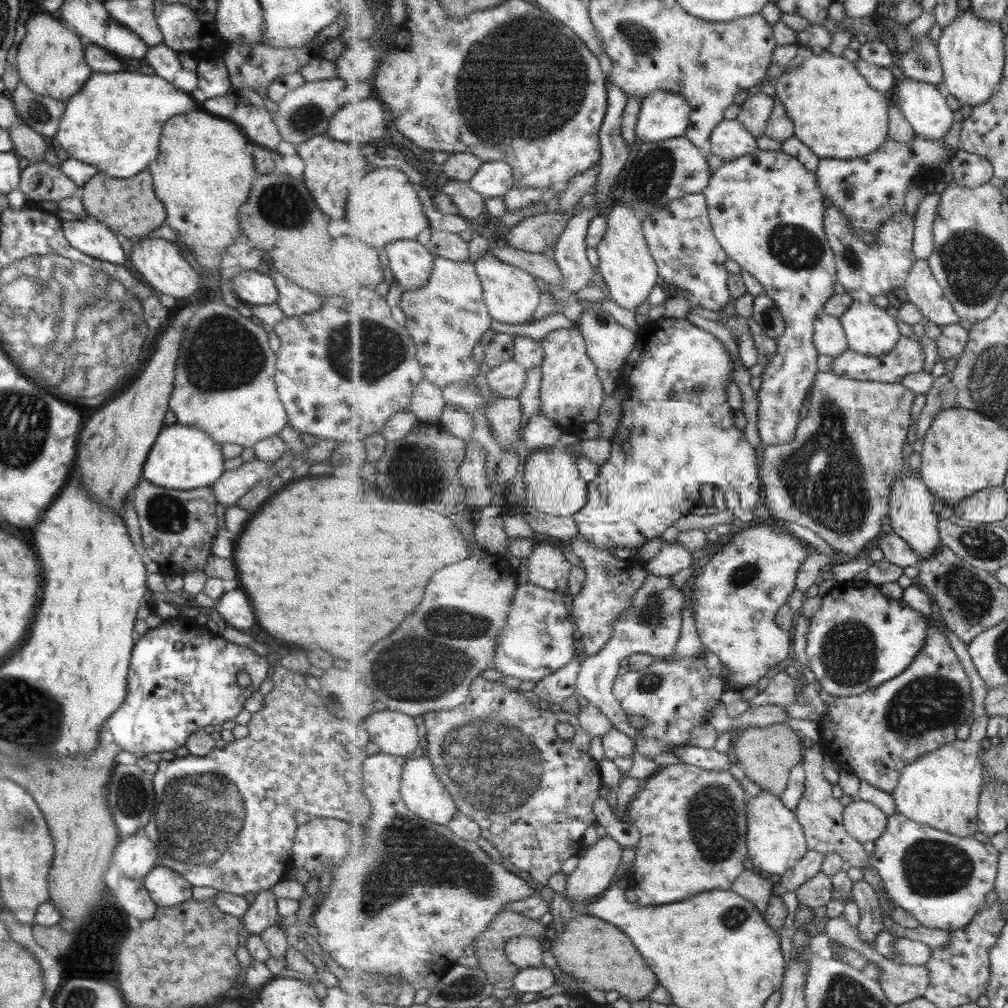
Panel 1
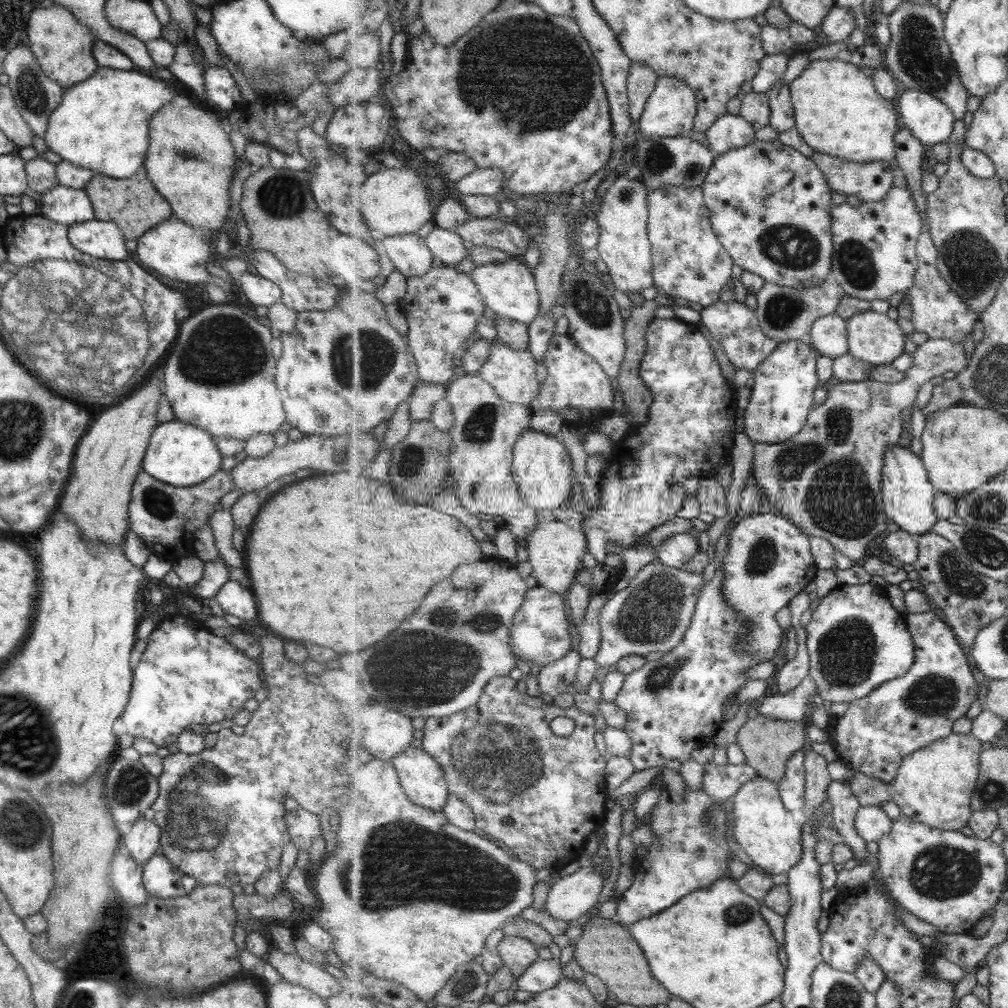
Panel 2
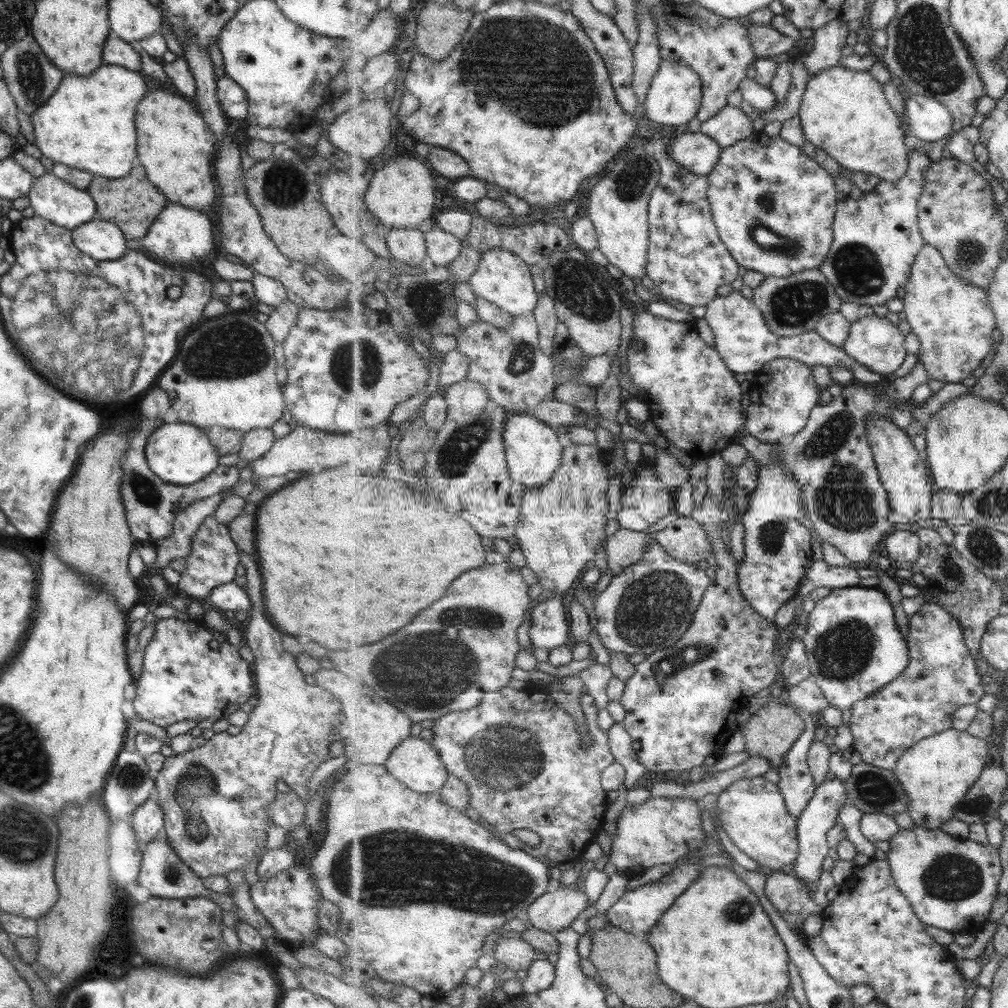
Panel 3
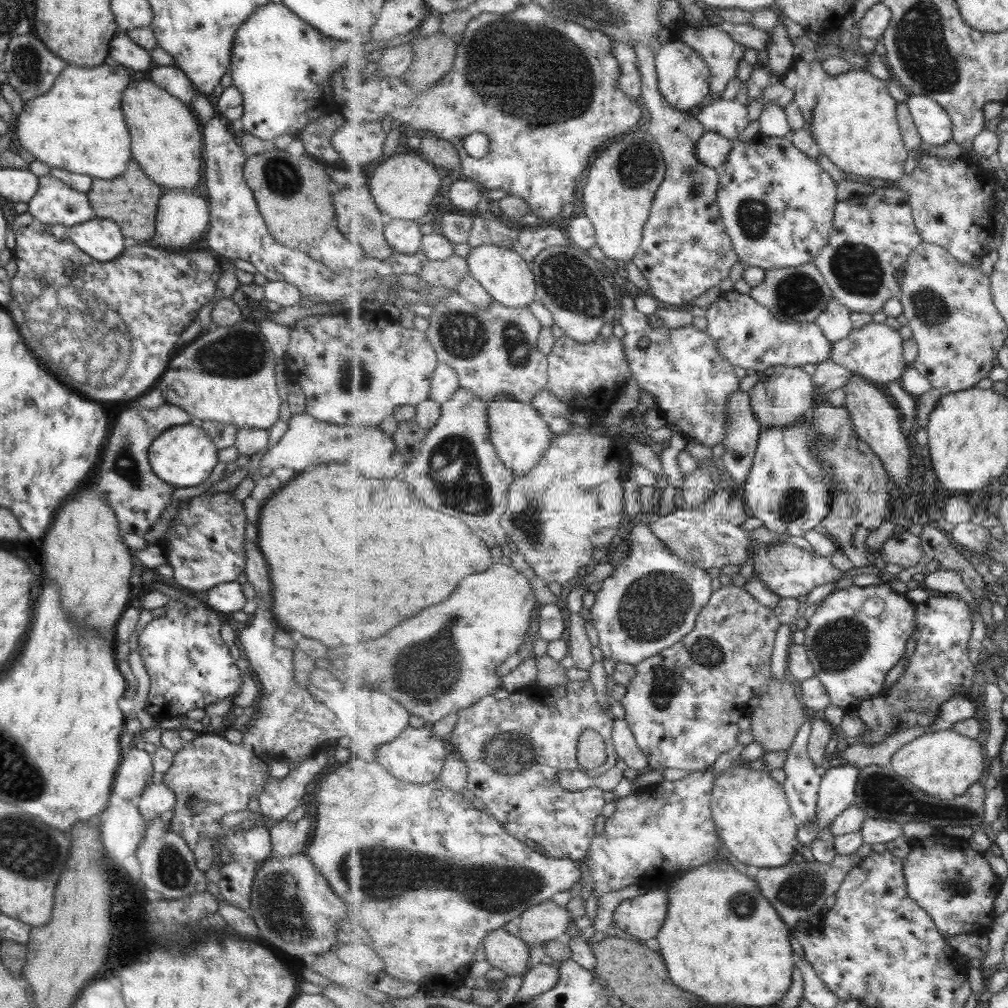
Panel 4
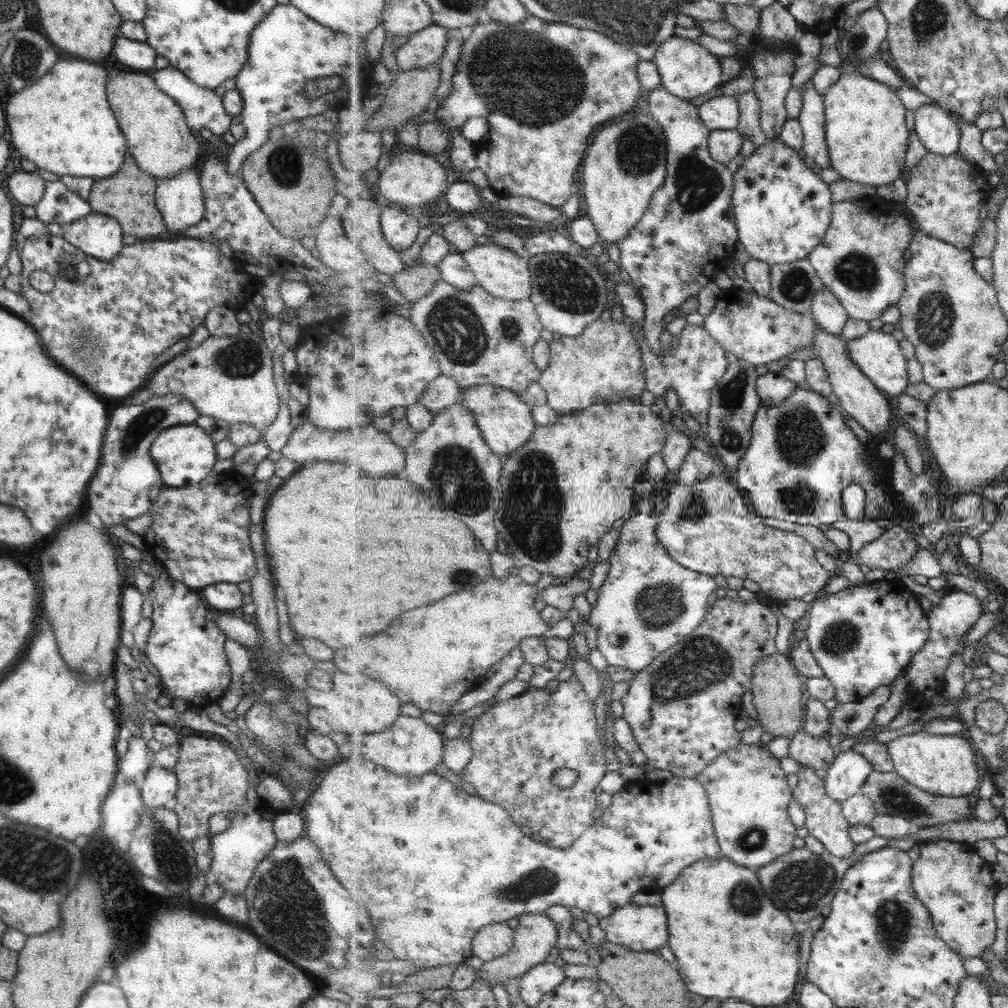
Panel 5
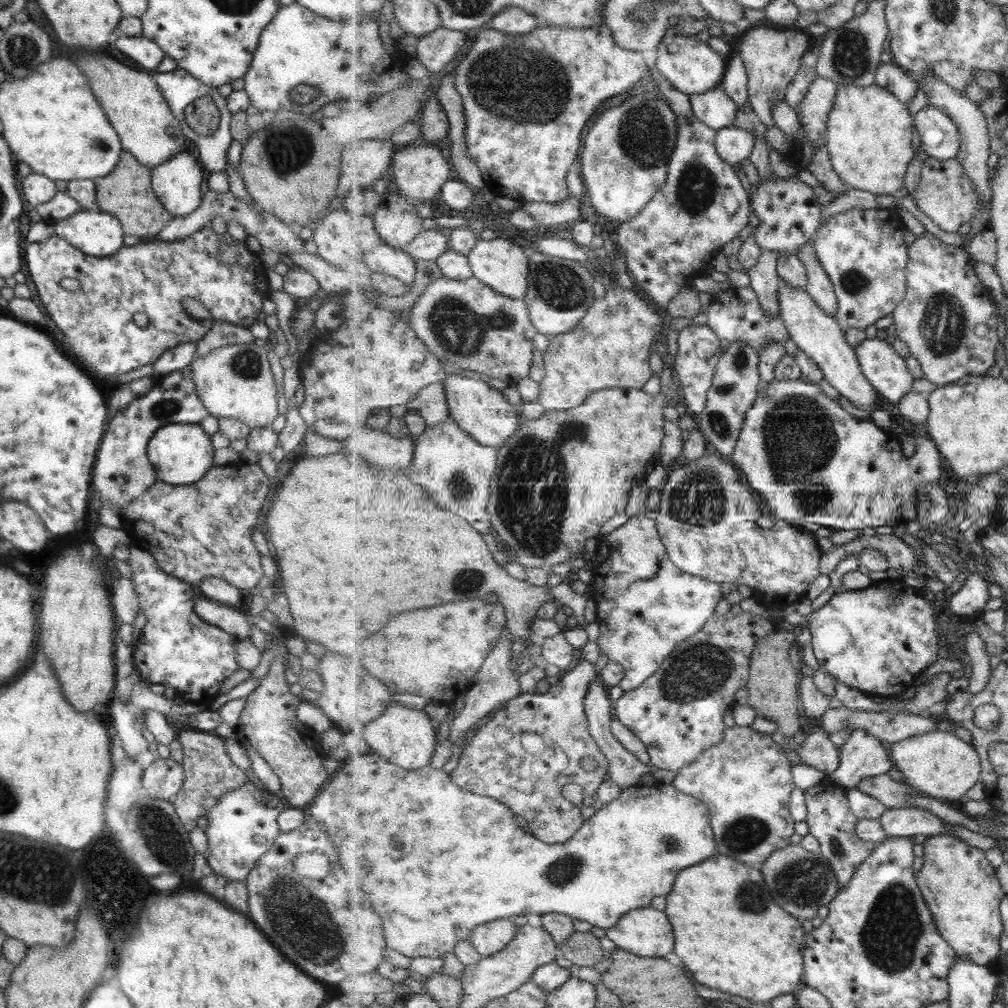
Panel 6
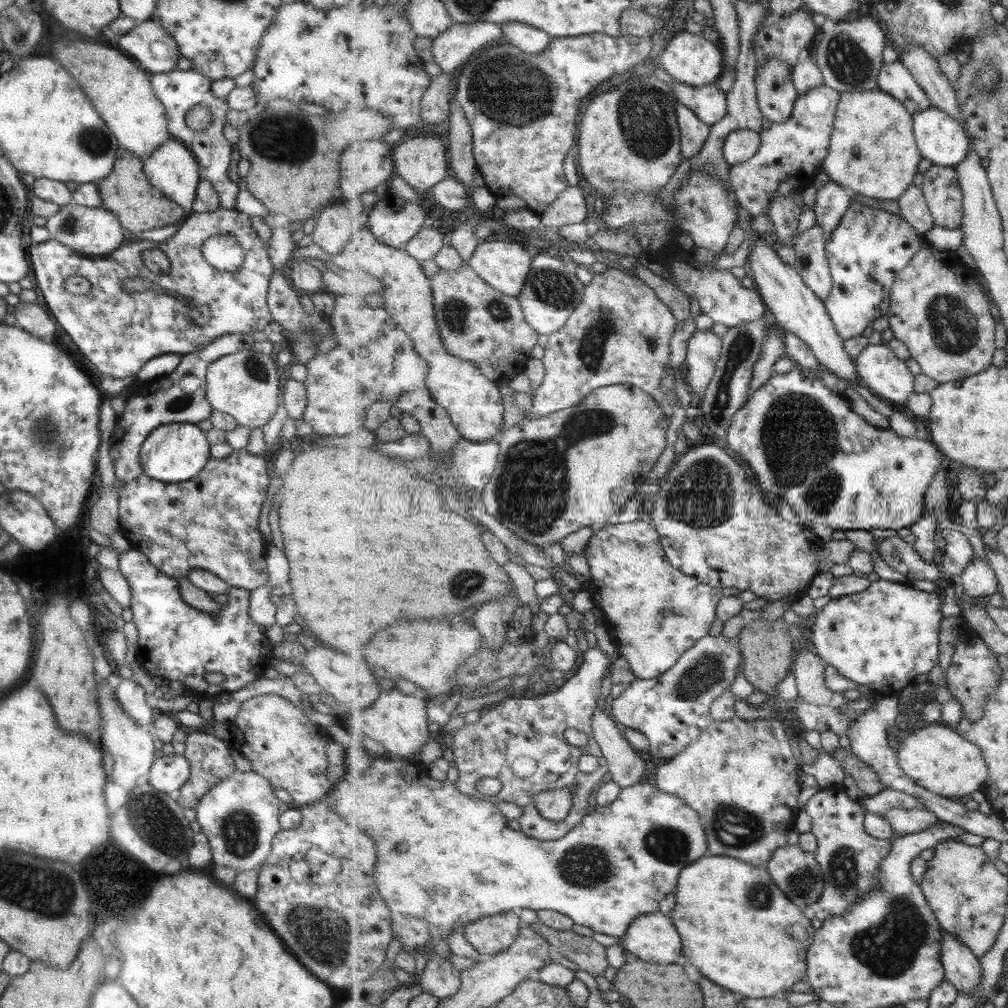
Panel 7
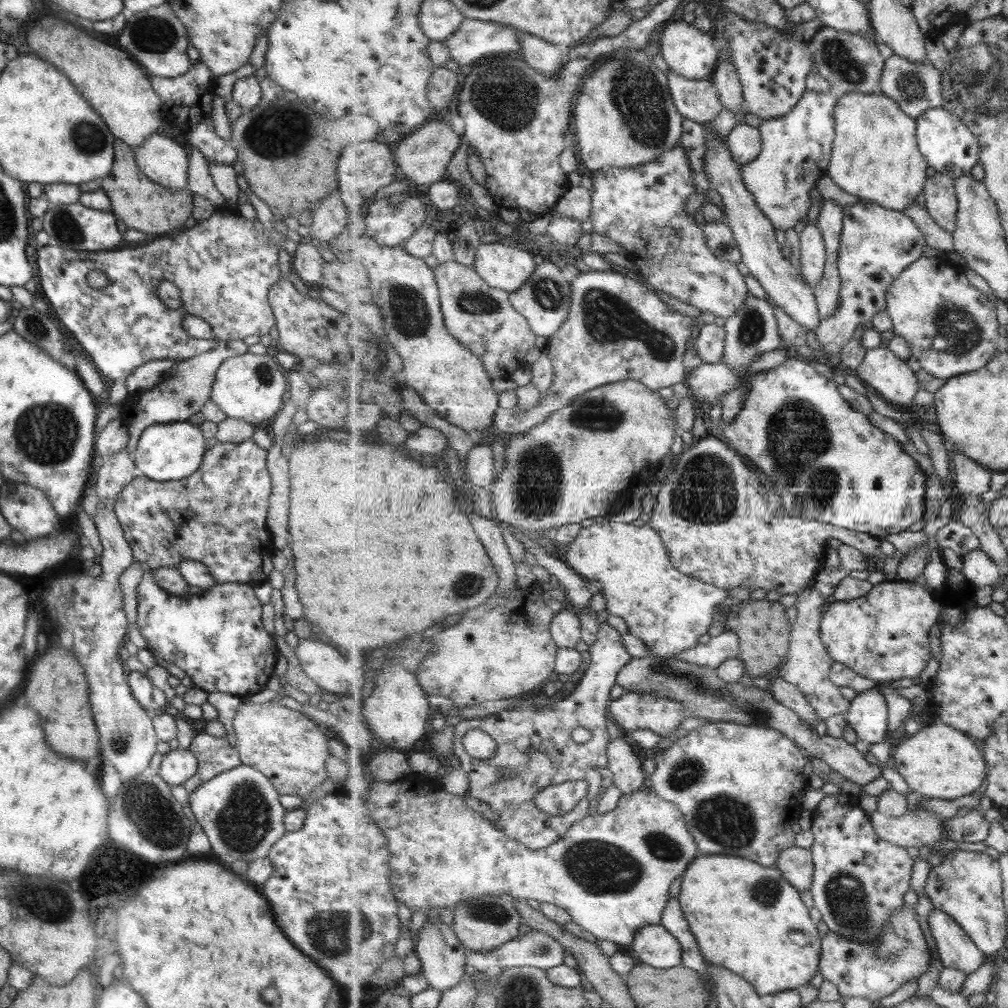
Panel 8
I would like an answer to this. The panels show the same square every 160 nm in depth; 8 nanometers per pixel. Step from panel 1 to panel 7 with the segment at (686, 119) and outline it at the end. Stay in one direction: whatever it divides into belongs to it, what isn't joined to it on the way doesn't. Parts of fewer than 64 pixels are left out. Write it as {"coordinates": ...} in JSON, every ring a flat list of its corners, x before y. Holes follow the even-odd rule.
{"coordinates":[[681,30,668,42,658,62,674,80,689,86,715,85,725,71,725,59,722,50,703,34,692,34]]}

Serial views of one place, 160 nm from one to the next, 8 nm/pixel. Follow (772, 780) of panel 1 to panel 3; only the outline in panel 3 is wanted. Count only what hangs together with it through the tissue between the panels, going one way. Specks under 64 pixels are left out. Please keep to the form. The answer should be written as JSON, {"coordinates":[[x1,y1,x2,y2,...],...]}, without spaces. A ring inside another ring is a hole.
{"coordinates":[[773,699,756,713,753,713,742,731,745,750,749,752,750,756,767,758,775,770,778,770,784,764,788,752,807,727,807,723,803,722,803,717,799,712,795,712,795,708,791,704,787,704,787,701,783,701,783,703,778,703,778,701,779,699]]}

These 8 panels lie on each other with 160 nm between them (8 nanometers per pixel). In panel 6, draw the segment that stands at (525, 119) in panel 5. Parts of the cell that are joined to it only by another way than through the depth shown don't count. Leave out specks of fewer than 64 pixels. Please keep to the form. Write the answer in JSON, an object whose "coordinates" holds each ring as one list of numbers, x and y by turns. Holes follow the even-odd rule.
{"coordinates":[[601,23,594,27,562,27,547,25,525,36,513,36,511,33,497,31,491,27,479,31,478,35,472,41,472,48,463,56,456,68,456,89,462,94,462,101,467,117,467,144,470,157,477,163,485,177,486,186,489,186,495,192,497,197,509,197,515,201,541,201,544,203,563,202,570,198,571,192,567,188,567,172,573,170,573,164,577,160,577,154,581,150,581,132,589,118,603,106,605,100,625,94,631,90,641,78,648,72,647,64,643,60,643,54,633,50,626,50,617,45,614,38,614,32,605,24]]}

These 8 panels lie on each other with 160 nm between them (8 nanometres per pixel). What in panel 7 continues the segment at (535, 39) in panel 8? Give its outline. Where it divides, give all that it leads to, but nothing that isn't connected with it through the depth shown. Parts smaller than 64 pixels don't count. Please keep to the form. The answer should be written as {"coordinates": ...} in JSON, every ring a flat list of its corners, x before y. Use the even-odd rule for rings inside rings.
{"coordinates":[[504,22,501,24,507,41,519,46,525,52,531,54,543,53,553,42,552,36,540,28,524,22]]}

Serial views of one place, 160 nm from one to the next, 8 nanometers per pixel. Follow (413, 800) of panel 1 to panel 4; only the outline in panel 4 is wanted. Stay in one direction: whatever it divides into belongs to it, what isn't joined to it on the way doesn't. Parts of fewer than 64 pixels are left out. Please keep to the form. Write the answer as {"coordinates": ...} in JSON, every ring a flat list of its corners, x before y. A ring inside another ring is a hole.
{"coordinates":[[430,725,422,728,408,726,396,740,382,744,376,753,378,761,395,778,413,784,429,784,440,778,447,758,451,753,451,748,448,739,433,733]]}

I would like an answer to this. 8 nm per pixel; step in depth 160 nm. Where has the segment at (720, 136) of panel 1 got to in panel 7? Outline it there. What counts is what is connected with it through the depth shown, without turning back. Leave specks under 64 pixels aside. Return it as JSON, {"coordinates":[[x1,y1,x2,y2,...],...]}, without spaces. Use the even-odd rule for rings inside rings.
{"coordinates":[[675,80,674,91,677,100,687,105,709,126,728,116,728,93,717,84,689,86]]}

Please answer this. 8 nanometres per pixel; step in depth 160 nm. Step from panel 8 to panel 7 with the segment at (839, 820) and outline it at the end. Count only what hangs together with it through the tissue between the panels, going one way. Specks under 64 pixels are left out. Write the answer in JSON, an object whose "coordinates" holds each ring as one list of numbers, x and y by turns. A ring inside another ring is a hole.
{"coordinates":[[841,786,820,788,806,802,804,809,811,818,811,831,818,840,814,854,825,876,825,891,816,908,827,912,828,916,845,916,859,900,877,890,879,870,883,859,889,856,892,841,877,839,866,831,866,808,861,801,851,800]]}

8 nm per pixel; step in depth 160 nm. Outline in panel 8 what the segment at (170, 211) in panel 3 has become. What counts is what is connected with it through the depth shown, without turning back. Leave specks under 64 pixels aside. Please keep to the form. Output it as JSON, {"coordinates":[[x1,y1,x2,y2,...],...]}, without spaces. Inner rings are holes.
{"coordinates":[[155,133,133,152,138,169,153,184,173,191,185,190,188,153,183,144]]}

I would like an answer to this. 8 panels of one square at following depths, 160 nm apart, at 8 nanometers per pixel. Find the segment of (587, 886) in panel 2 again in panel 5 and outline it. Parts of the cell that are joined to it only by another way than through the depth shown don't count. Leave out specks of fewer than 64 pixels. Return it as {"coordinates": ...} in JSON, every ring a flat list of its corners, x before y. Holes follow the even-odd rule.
{"coordinates":[[525,913,518,917,519,924,515,929,515,945,509,954,496,958,491,962,485,962,484,965,477,970,477,979,485,979,489,986,493,986,495,982,501,981,503,984,509,978,523,976,532,966,539,963,545,963,547,956,551,954,553,948,559,943,560,934,557,932,557,923,545,913]]}

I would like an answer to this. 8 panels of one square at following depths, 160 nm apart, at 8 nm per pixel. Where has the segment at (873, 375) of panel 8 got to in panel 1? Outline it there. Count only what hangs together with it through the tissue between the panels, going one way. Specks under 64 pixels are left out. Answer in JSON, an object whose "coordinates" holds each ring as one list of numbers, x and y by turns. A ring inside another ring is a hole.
{"coordinates":[[855,297,853,304,849,306,846,313,840,318,846,334,850,348,859,351,861,354,877,355,880,357,889,354,896,348,902,337,897,326,896,318,889,316,886,309,877,306,868,298]]}

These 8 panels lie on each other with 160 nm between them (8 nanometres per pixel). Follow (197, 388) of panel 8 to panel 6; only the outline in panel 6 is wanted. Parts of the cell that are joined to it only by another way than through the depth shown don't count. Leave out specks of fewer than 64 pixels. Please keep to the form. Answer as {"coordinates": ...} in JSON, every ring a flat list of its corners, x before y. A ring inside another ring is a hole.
{"coordinates":[[220,320,212,322,207,332,195,342,194,356,200,357,210,350,229,343,251,343,255,338,248,329],[188,367,157,377,155,386,119,410,107,424,95,456,90,478,91,503,110,504,121,509,145,494,156,481,155,469,146,456,146,447,153,433,169,424,198,425,208,416,195,395]]}

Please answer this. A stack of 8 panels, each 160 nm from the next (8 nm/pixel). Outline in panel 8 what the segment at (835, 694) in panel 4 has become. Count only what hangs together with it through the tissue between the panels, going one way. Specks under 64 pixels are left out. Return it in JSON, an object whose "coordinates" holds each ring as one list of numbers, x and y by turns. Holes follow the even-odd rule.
{"coordinates":[[883,580,868,595,850,601,830,601,821,619,821,638,829,654,861,676,885,682,911,678,918,681,919,674,931,660,932,648,929,638,931,627,939,622,945,602,938,602,931,590,921,581]]}

